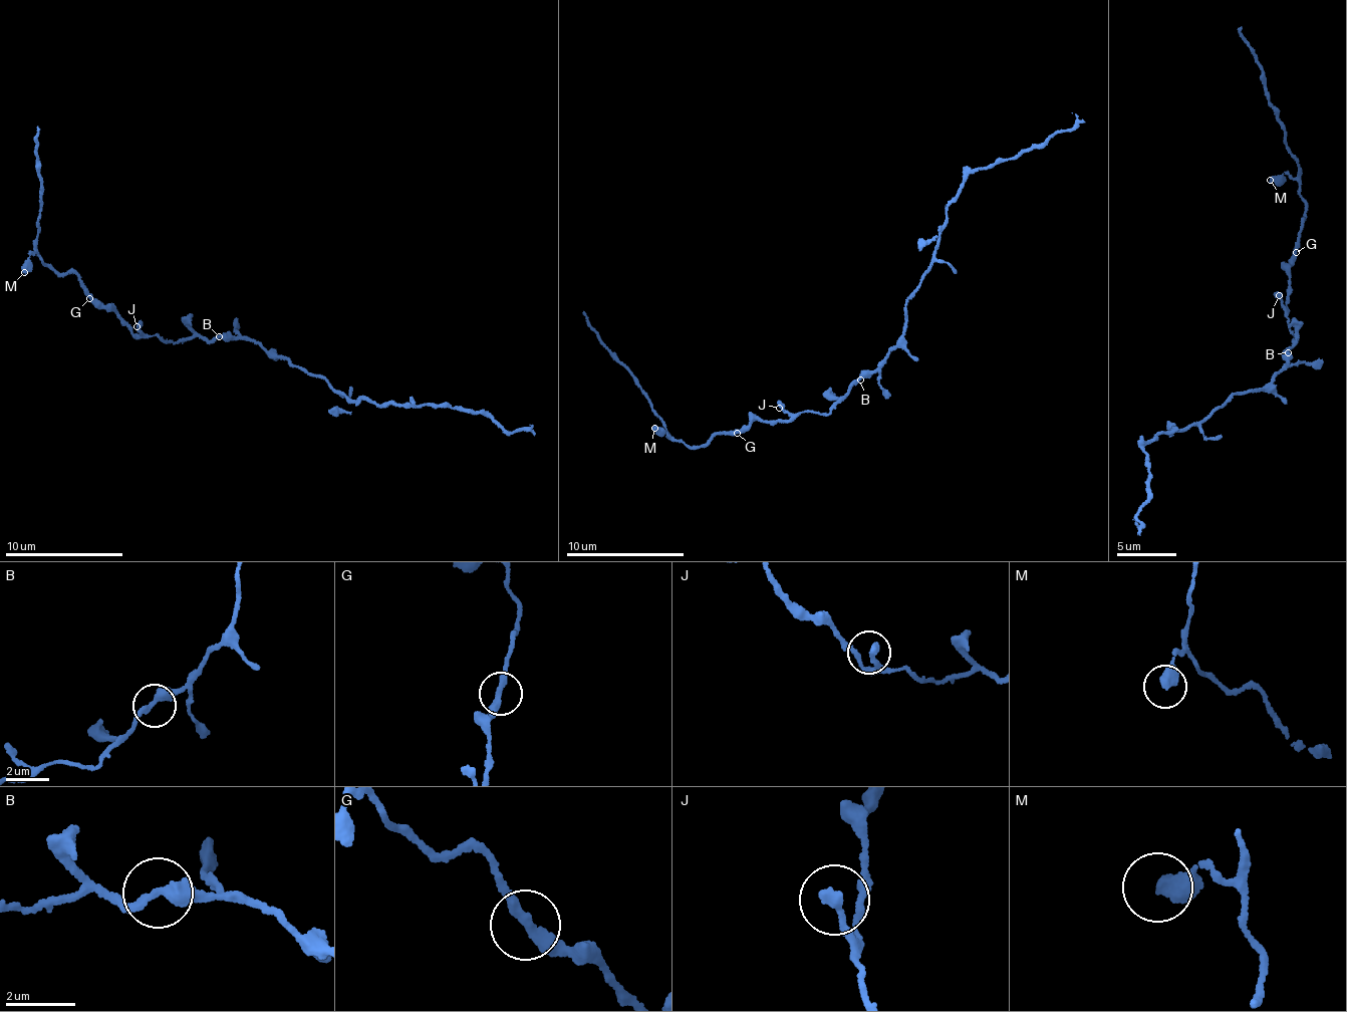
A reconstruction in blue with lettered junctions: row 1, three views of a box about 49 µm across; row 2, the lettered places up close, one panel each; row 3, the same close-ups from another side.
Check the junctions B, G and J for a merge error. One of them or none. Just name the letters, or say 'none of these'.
none of these

